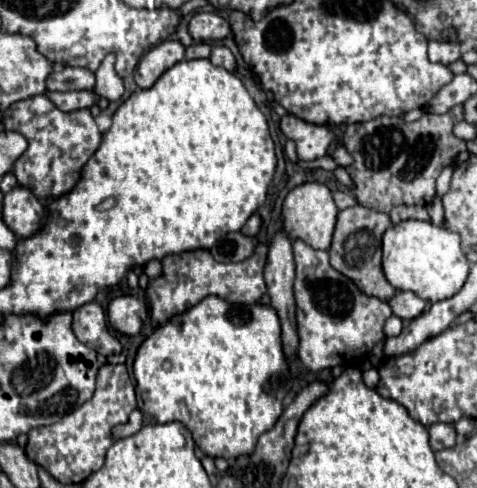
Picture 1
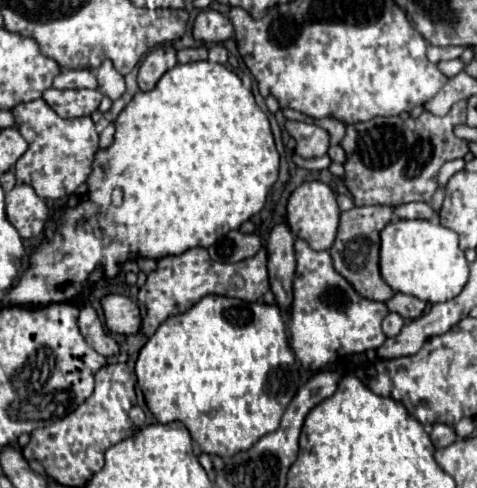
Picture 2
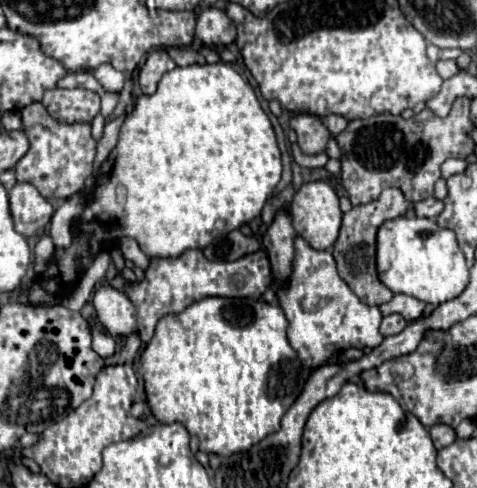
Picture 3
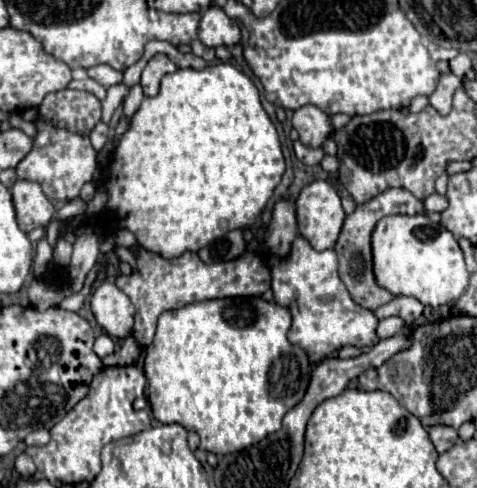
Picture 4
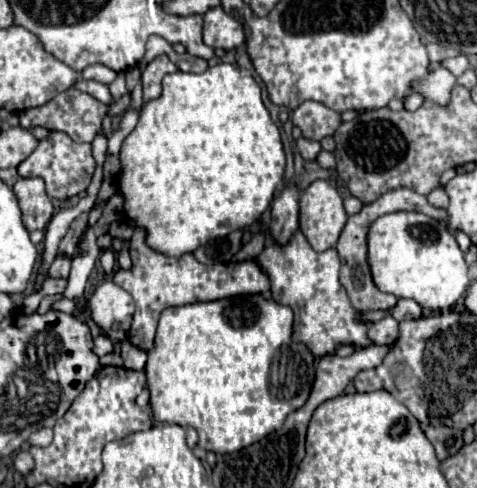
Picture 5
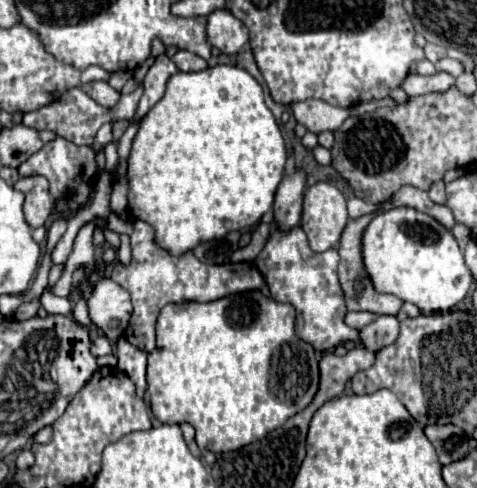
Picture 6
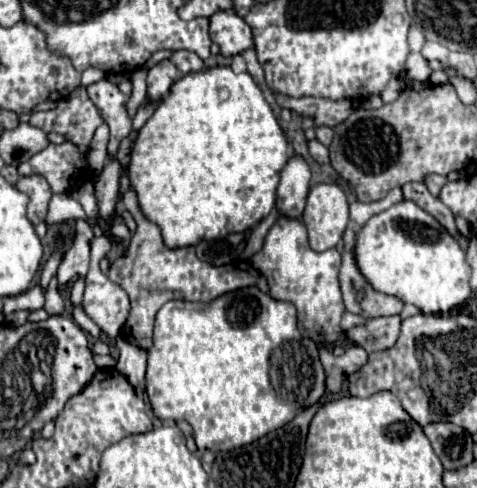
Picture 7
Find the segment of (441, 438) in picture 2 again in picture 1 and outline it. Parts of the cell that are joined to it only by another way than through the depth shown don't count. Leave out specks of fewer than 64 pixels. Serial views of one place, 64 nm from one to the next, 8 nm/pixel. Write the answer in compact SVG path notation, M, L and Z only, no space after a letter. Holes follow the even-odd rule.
M432 424L430 426L430 446L432 450L450 448L456 442L456 430L450 424Z

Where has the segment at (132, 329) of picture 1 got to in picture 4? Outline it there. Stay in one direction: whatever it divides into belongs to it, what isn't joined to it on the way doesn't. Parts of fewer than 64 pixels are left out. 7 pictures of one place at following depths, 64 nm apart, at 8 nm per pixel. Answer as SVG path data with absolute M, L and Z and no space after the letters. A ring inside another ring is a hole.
M102 282L92 294L90 306L96 322L112 338L124 340L126 336L130 336L136 308L114 282Z

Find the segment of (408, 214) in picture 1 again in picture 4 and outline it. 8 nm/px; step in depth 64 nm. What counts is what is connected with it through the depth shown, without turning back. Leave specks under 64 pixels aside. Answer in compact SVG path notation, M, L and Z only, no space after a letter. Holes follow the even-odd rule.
M434 192L434 194L430 194L426 200L424 200L424 206L426 206L426 210L428 212L444 212L444 208L448 208L448 200L442 196L442 194L438 194L438 192Z

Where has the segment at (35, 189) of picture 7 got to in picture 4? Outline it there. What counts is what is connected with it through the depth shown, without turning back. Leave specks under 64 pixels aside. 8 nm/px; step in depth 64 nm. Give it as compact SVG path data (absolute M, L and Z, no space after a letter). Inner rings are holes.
M18 180L12 186L12 200L16 206L18 226L24 232L32 232L34 228L46 228L56 214L52 202L44 196L40 184L32 180Z

